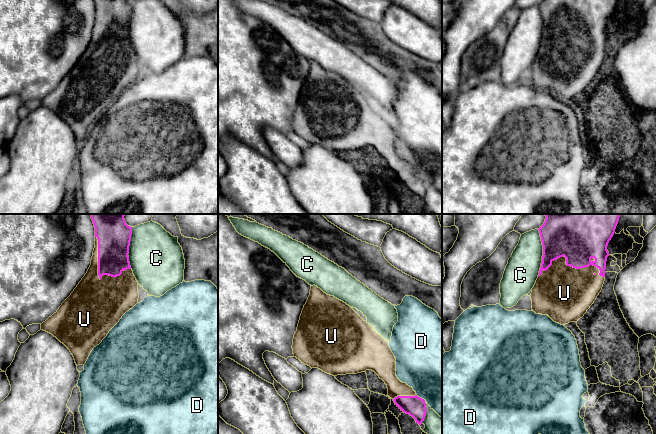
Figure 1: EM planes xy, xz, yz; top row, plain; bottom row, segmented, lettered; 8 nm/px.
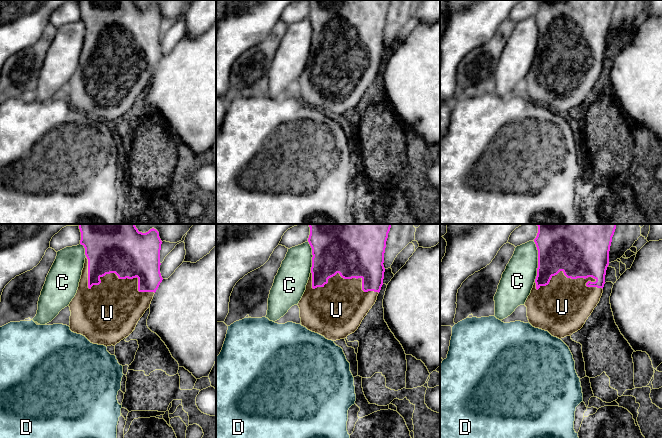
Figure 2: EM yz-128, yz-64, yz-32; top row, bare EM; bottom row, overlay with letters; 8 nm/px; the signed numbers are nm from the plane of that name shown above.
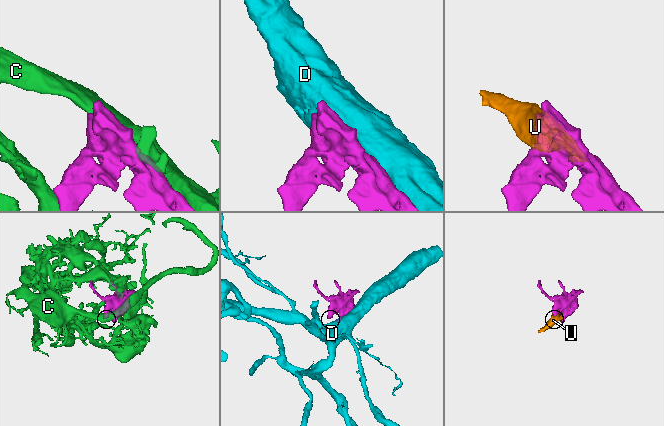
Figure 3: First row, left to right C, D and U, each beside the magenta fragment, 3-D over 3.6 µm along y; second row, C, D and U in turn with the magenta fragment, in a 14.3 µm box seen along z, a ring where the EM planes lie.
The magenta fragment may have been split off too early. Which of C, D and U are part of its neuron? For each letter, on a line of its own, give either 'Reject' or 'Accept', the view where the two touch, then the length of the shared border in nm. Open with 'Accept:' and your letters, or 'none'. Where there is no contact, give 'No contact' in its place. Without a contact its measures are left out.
Accept: U
C: Reject. Touches magenta in yz. Shared border 380 nm
D: Reject. Touches magenta in xz. Shared border 80 nm
U: Accept. Touches magenta in yz. Shared border 550 nm

